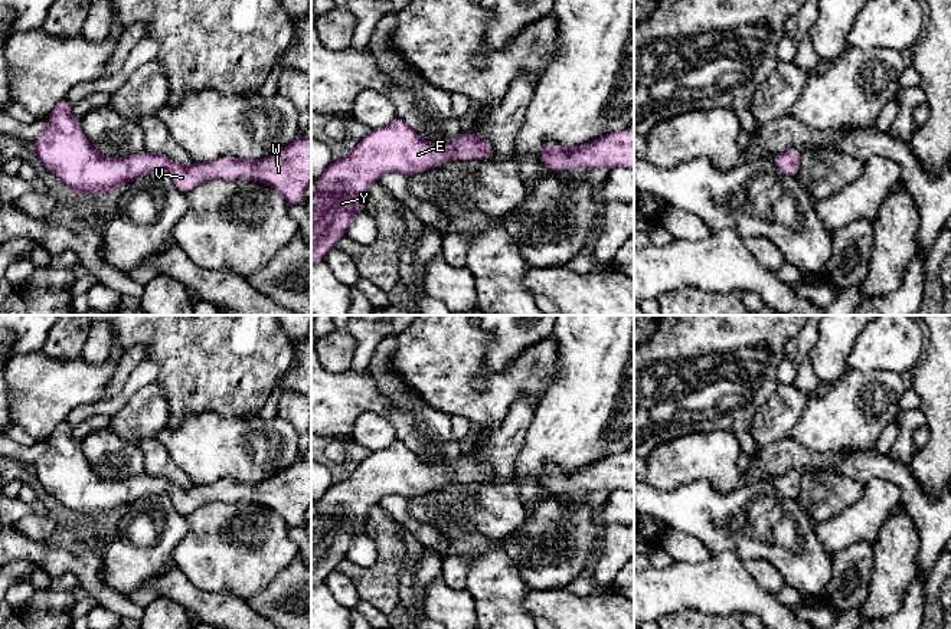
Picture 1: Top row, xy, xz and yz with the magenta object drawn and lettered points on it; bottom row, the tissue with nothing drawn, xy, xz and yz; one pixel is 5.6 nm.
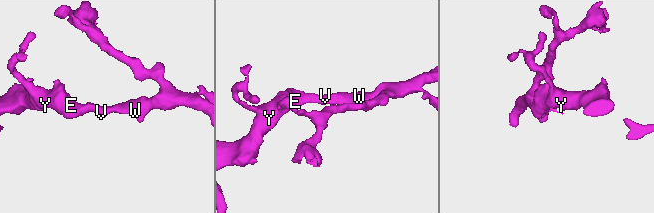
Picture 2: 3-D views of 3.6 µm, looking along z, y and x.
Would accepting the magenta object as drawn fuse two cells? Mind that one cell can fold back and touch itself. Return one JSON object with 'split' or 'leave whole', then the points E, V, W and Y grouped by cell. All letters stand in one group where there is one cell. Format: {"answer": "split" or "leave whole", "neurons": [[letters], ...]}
{"answer": "leave whole", "neurons": [["E", "V", "W", "Y"]]}

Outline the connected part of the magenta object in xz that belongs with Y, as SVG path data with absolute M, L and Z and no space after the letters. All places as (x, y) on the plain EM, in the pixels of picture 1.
M395 440L382 451L373 451L346 479L334 482L316 502L318 514L311 518L311 587L324 583L326 577L346 558L356 537L366 531L369 511L386 495L412 498L454 482L486 482L494 469L484 461L464 453L451 465L424 463L406 445Z

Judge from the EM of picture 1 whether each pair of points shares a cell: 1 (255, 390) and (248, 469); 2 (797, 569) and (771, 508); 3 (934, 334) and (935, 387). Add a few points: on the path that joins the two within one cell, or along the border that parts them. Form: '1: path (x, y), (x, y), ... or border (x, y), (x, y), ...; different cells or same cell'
1: border (219, 413), (226, 416), (255, 416); different cells
2: path (781, 557), (765, 543), (765, 524); same cell
3: path (935, 347), (935, 374); same cell

